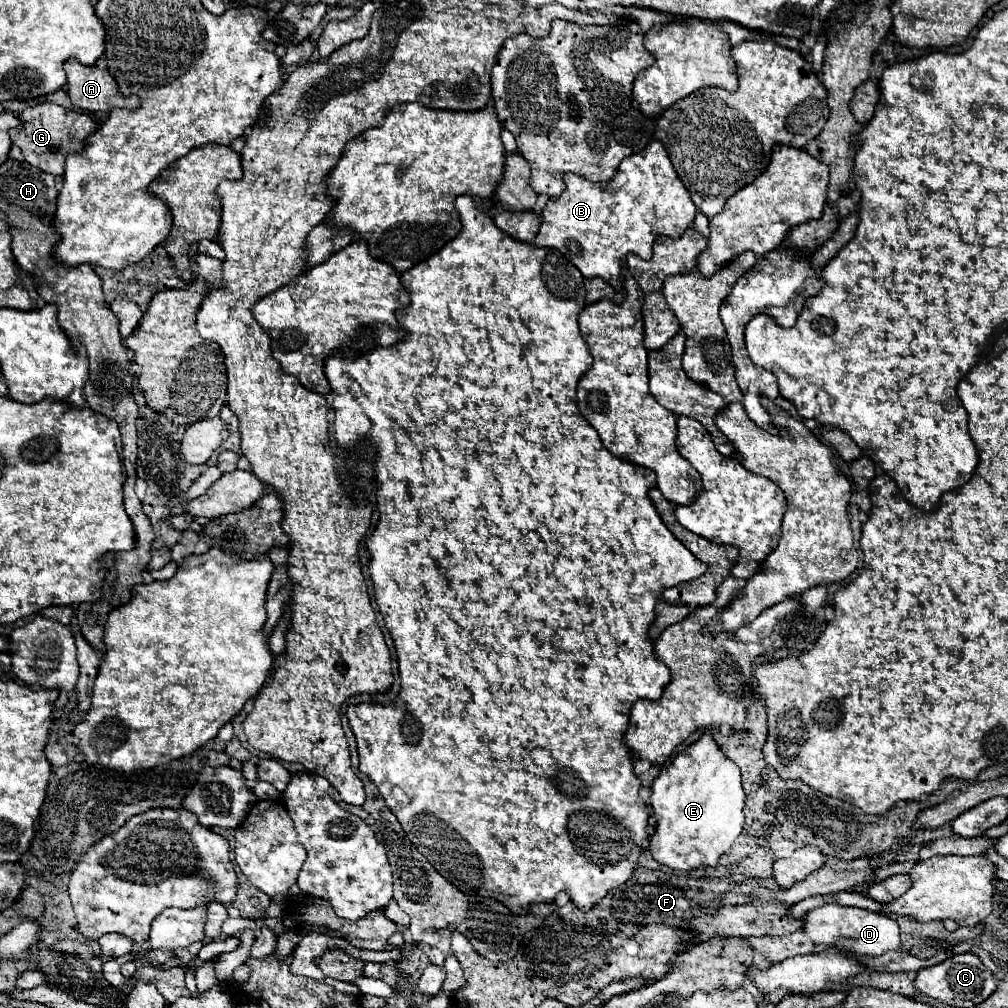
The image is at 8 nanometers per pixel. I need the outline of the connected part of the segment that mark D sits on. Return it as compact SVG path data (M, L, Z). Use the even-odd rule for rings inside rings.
M824 904L820 908L814 908L804 916L804 932L814 944L838 944L840 948L854 950L861 956L880 956L889 950L900 950L900 930L896 920L862 908L836 904Z

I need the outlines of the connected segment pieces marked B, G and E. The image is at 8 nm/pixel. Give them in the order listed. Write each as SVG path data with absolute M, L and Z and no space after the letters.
M658 140L626 156L616 176L606 182L594 184L568 172L564 184L566 190L558 198L550 198L542 210L542 226L534 246L560 250L584 278L602 278L606 282L622 278L628 254L650 260L656 236L678 238L696 216L696 206Z
M40 102L32 108L26 108L20 114L20 122L22 122L22 126L16 128L16 134L10 134L12 142L22 148L24 158L30 160L32 166L36 166L44 172L50 172L54 176L64 174L64 158L70 152L82 150L86 136L98 128L96 120L90 114L68 110L54 102Z
M704 734L698 742L684 748L670 762L670 766L660 772L660 776L652 784L650 804L654 810L652 814L656 818L656 826L654 826L656 830L650 836L648 850L658 864L664 864L672 870L688 872L700 866L716 866L720 856L732 848L734 840L740 836L744 828L744 812L742 812L744 790L740 782L740 770L732 760L722 756L722 750L716 746L710 734Z

